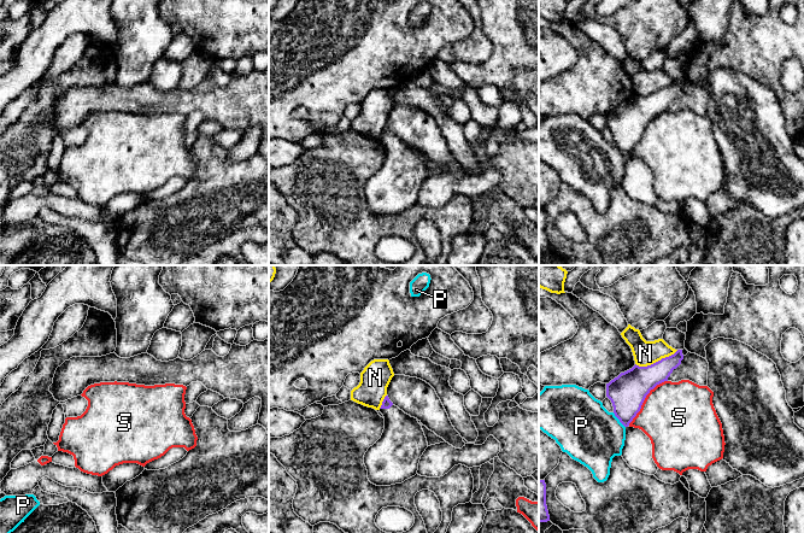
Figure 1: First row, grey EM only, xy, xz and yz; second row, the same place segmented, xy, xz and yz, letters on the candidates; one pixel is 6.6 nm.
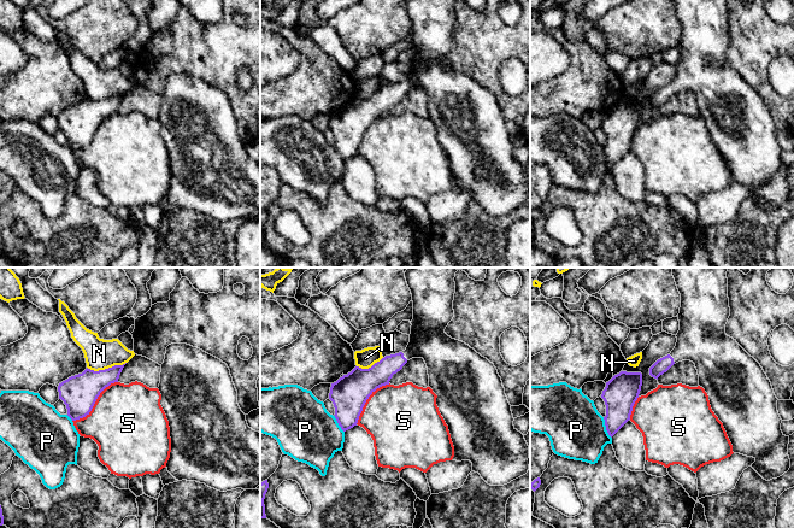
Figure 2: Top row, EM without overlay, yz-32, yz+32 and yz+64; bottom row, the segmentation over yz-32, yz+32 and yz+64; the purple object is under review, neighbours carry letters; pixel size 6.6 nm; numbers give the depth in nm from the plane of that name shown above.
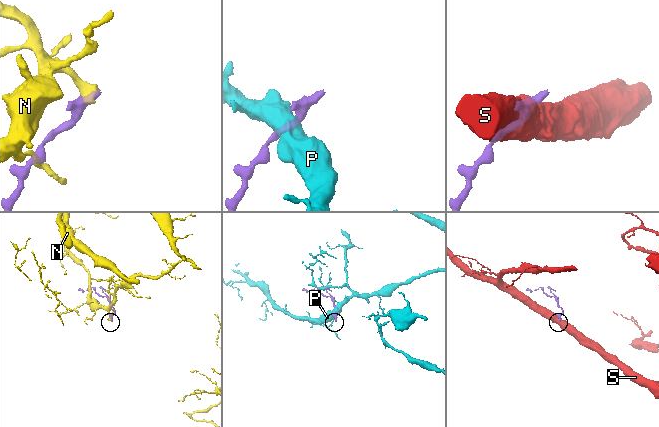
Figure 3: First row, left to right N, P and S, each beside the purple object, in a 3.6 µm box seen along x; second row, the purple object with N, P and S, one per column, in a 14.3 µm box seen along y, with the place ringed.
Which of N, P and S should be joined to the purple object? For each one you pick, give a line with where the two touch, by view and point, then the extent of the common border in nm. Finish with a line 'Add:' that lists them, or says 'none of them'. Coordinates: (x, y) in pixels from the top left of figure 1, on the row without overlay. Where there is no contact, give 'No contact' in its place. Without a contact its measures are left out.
Add: none of them

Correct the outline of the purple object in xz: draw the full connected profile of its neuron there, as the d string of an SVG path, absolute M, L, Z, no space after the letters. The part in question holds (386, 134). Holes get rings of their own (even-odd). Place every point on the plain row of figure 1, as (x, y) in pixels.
M388 125L380 142L385 147L383 163L364 184L368 209L376 216L401 213L417 204L427 168L417 148L395 136Z

